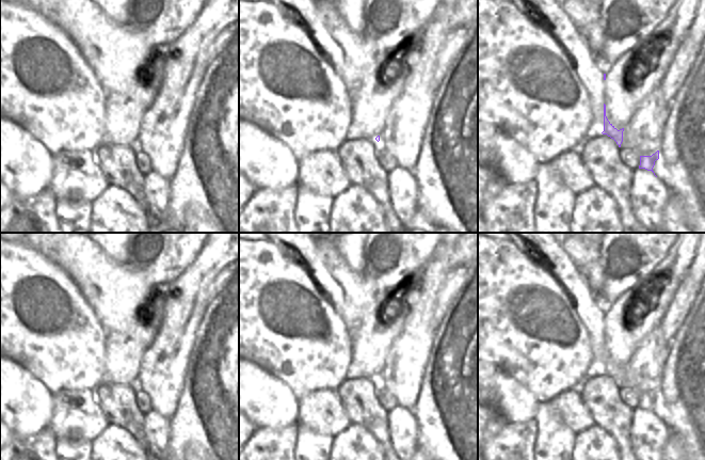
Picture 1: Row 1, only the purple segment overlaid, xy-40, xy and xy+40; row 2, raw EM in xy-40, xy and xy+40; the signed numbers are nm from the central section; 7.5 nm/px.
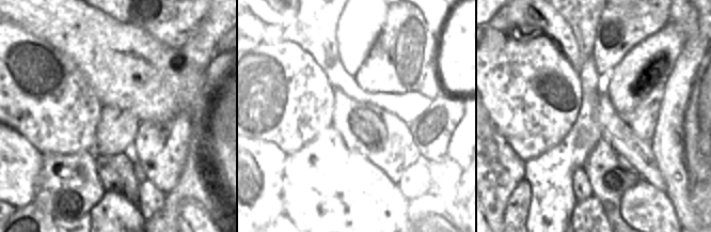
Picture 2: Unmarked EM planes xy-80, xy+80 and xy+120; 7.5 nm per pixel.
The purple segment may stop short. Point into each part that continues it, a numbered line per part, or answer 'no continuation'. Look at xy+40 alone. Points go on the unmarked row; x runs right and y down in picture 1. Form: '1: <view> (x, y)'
1: xy+40 (540, 246)

